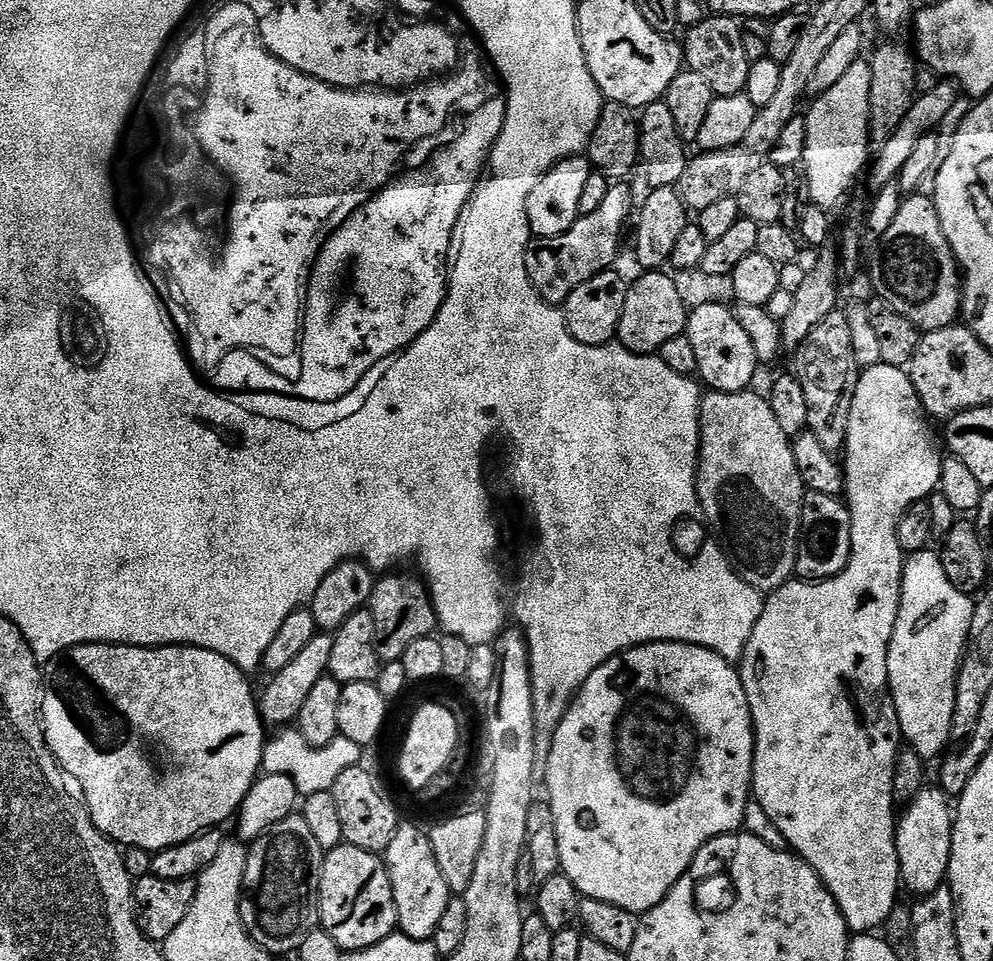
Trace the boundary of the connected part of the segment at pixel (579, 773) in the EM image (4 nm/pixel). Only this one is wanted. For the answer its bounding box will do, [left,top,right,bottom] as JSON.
[544,642,756,914]

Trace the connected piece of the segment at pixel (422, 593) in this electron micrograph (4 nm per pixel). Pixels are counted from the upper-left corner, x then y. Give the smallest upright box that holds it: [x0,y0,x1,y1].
[366,570,437,664]

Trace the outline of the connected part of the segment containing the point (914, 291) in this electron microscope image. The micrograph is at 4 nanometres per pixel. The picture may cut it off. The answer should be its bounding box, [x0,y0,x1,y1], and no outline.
[872,194,962,333]

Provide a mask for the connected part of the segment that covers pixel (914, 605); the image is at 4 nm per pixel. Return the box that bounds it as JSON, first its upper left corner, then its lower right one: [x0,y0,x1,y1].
[888,551,974,762]

